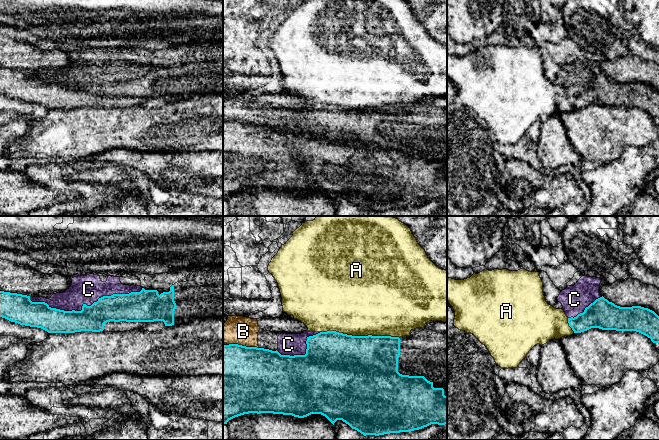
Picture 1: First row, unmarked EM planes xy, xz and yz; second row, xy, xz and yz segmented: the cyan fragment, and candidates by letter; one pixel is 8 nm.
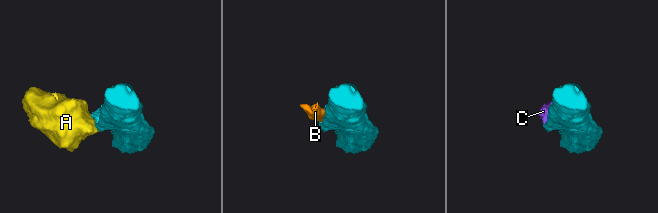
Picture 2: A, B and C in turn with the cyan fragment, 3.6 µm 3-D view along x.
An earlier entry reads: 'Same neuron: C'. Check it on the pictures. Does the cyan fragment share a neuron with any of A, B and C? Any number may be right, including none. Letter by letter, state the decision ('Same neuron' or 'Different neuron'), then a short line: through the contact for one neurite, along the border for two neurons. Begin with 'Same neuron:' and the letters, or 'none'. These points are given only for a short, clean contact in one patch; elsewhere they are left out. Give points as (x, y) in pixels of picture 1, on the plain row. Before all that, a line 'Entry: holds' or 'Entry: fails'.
Entry: fails
Same neuron: none
A: Different neuron
B: Different neuron
C: Different neuron

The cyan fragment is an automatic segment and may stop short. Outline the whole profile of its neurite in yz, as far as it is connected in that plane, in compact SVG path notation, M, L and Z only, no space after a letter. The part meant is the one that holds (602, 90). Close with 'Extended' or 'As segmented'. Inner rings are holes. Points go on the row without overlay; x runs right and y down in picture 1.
M603 72L596 75L583 89L568 94L574 109L591 104L616 107L636 107L659 119L659 92L641 82L620 83Z. As segmented

